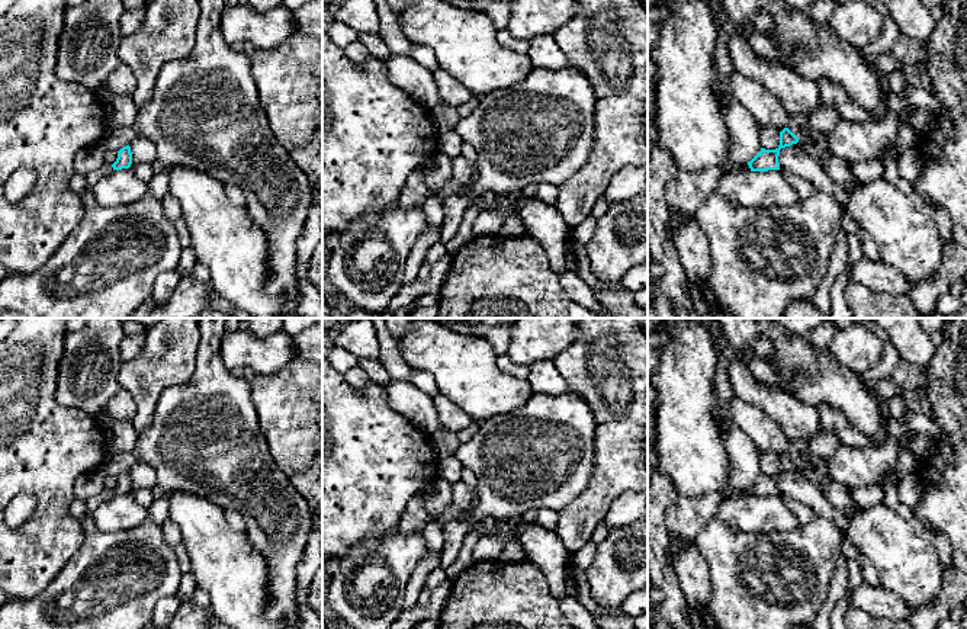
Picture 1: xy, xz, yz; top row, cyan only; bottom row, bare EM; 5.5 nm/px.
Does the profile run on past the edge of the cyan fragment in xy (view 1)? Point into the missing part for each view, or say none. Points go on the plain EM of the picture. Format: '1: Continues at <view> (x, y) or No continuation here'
1: No continuation here

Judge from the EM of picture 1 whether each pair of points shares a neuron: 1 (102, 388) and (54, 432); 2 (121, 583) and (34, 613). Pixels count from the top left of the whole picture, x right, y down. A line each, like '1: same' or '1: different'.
1: different
2: same

